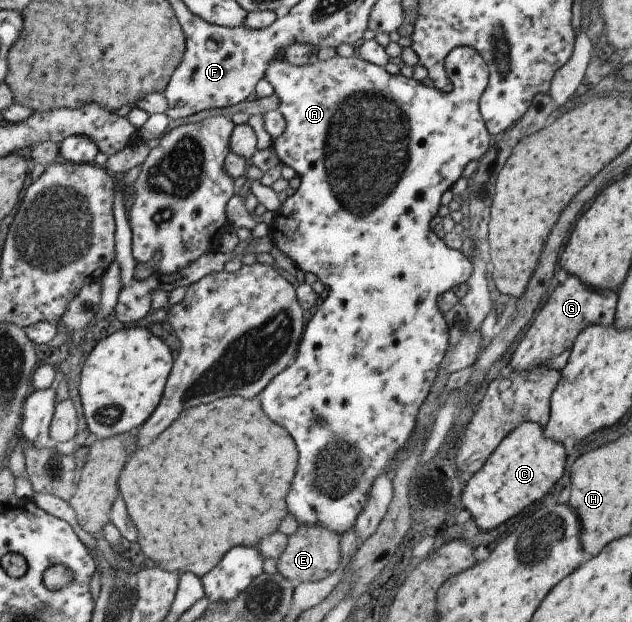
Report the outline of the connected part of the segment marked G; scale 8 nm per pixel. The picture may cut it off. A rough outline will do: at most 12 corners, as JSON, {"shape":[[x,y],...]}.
{"shape":[[567,275],[517,340],[517,372],[560,371],[586,326],[612,326],[616,291]]}

